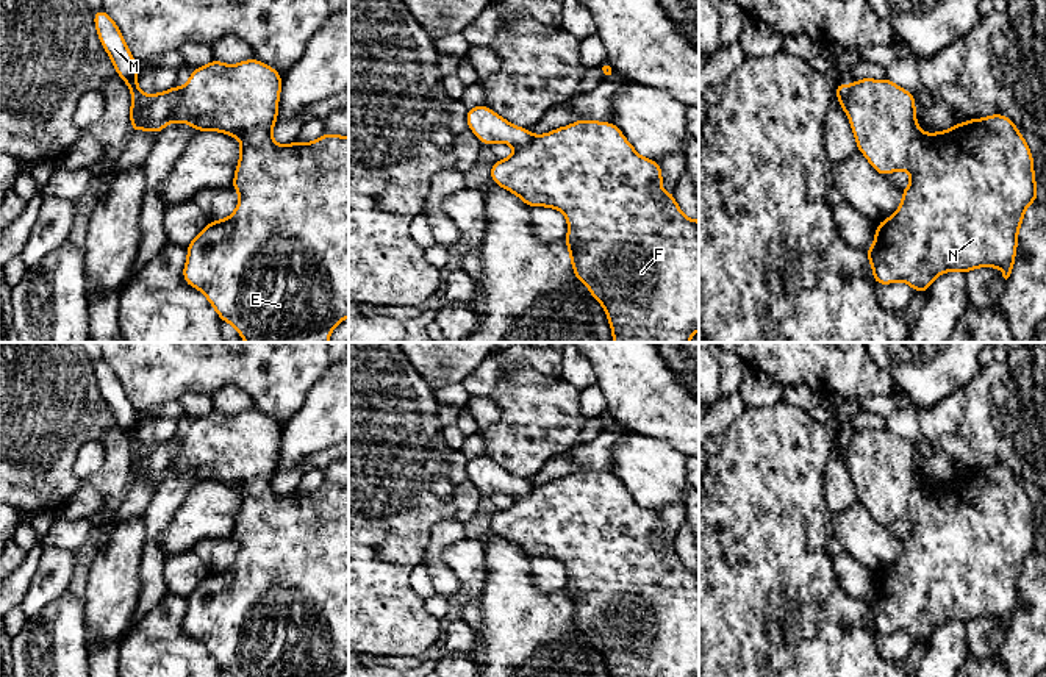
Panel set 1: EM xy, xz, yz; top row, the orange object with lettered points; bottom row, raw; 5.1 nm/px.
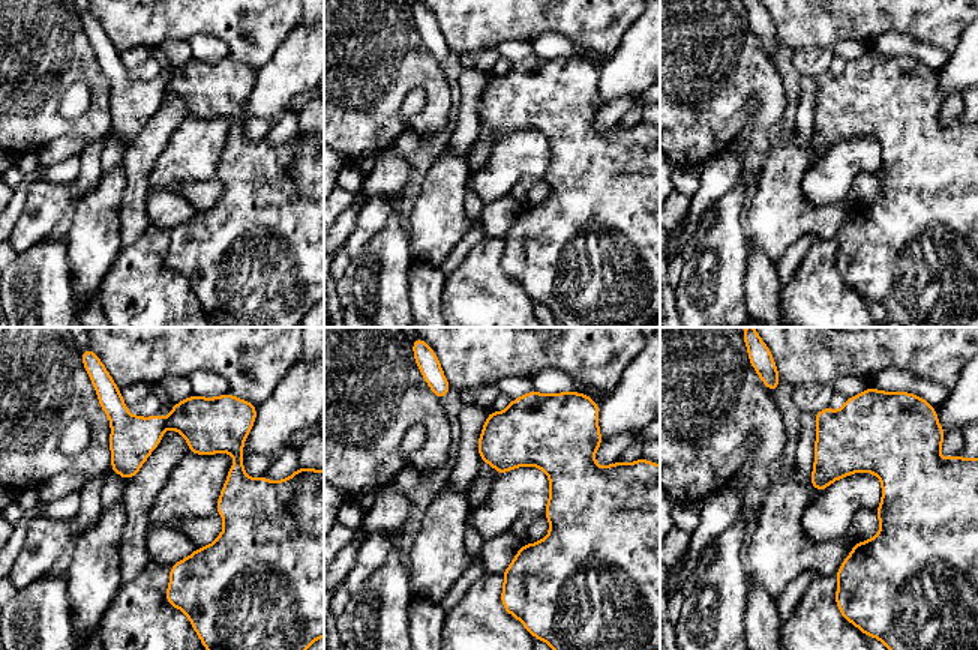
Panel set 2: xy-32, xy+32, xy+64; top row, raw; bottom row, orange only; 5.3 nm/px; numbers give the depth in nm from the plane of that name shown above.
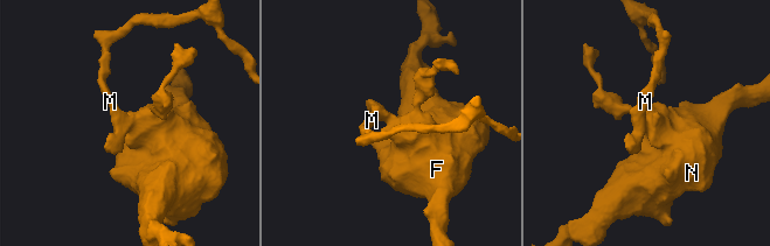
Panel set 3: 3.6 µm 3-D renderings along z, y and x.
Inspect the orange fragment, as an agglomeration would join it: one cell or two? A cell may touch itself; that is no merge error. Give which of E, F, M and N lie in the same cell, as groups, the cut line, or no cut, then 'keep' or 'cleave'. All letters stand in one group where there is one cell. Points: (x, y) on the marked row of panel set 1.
E F N / M; cut in xy along (180, 88), (169, 121); cleave

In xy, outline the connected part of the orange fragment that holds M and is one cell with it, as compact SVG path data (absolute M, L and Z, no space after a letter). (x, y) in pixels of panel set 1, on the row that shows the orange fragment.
M103 9L94 11L94 23L99 39L109 55L117 75L128 84L131 92L131 134L138 130L161 133L170 122L174 106L180 92L178 86L153 95L144 95L138 86L136 59L116 25Z

